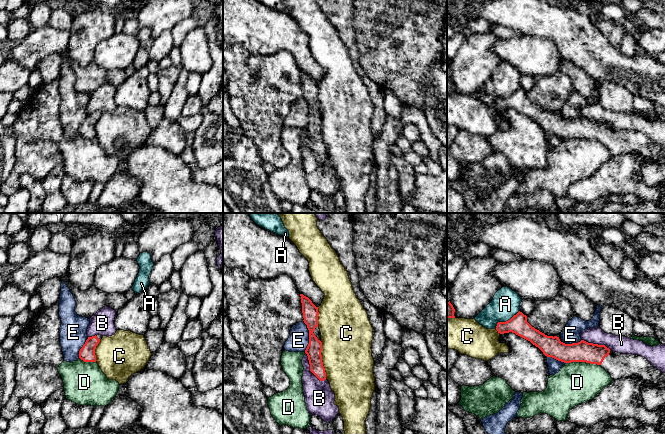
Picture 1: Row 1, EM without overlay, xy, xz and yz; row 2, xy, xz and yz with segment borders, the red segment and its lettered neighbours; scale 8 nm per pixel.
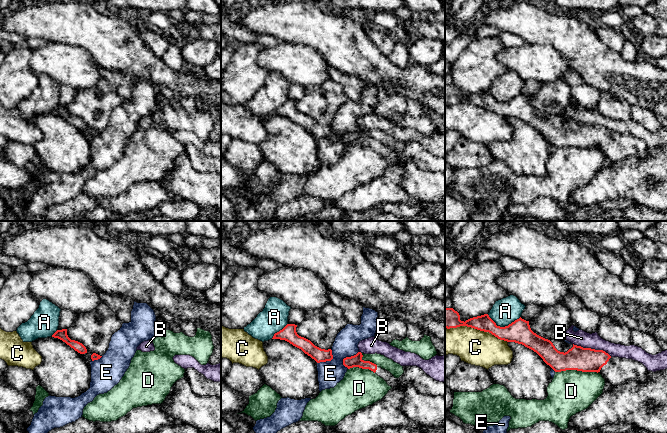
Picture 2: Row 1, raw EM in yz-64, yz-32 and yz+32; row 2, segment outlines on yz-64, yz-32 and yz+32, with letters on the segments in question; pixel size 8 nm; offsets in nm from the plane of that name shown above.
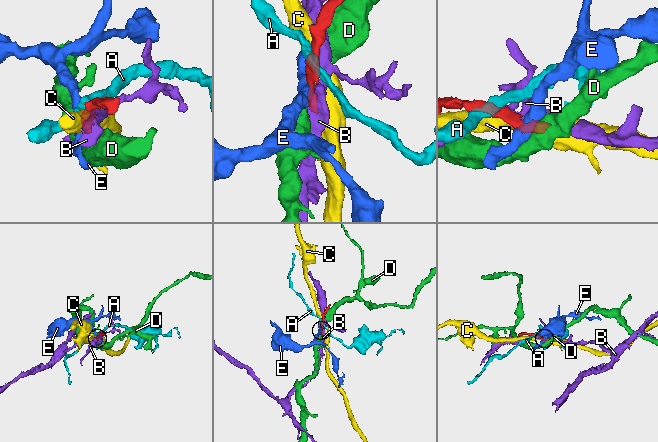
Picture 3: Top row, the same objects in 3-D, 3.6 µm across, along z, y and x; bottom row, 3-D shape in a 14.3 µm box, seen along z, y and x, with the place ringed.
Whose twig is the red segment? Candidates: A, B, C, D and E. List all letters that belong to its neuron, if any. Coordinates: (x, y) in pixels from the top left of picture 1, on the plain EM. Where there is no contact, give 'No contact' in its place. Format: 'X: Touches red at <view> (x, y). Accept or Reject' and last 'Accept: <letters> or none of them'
A: Touches red at yz (506, 97). Reject
B: Touches red at xz (310, 144). Reject
C: Touches red at xz (321, 136). Reject
D: Touches red at yz (583, 137). Reject
E: Touches red at xz (309, 112). Reject
Accept: none of them

